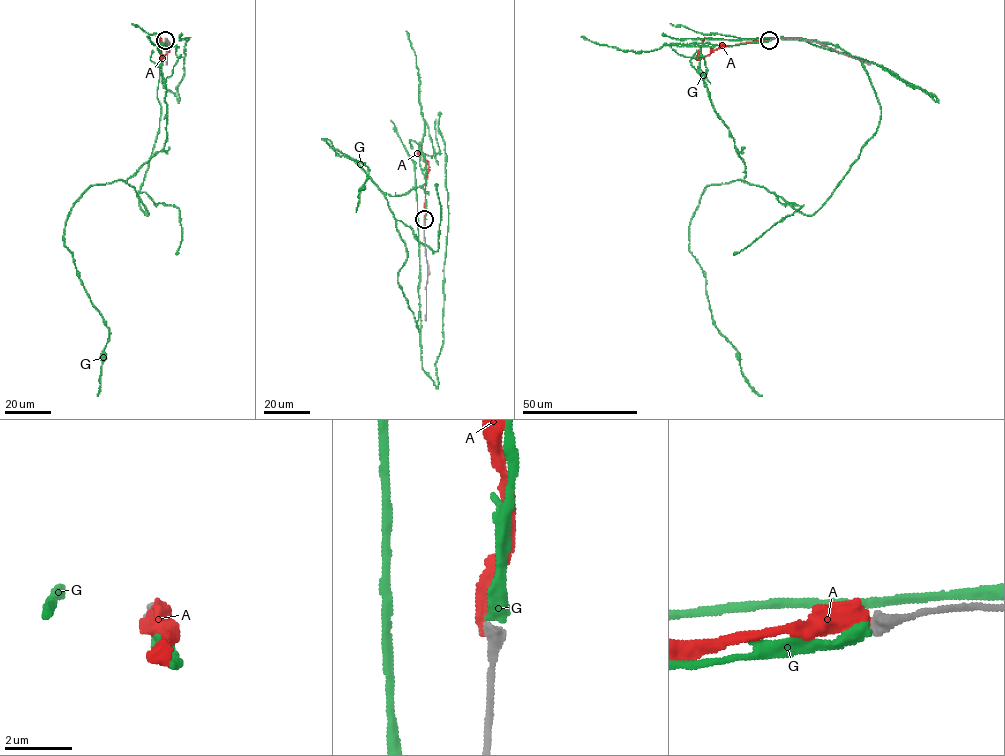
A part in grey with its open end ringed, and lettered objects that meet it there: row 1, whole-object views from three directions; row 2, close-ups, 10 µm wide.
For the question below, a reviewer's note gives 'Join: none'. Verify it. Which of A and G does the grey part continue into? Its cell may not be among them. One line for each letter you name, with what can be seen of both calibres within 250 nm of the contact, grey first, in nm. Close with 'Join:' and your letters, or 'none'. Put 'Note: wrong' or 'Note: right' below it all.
G: Thickness 440 nm (grey) against 460 nm
Join: G
Note: wrong

